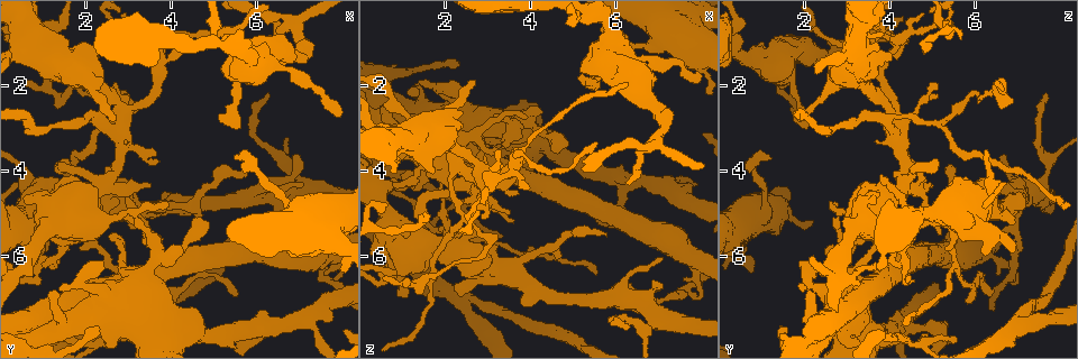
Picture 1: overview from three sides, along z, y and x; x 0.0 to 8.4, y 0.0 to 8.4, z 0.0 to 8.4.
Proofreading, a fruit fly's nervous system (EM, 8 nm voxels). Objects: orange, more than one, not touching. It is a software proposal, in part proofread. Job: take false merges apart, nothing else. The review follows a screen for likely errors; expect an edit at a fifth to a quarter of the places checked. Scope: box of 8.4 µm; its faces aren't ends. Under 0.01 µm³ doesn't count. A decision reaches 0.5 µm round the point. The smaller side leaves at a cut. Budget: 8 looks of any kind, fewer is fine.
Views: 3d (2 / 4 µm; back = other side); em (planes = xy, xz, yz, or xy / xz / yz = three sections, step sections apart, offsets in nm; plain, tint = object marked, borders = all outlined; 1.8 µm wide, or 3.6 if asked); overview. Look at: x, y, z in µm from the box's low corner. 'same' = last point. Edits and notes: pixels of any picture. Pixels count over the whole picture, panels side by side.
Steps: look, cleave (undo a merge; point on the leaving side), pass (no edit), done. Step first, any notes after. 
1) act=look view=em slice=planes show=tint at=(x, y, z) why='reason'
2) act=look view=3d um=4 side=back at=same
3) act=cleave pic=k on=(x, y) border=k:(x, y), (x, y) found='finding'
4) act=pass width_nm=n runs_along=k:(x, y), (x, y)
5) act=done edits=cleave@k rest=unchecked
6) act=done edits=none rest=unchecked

act=look view=em slice=yz step=16 show=tint at=(7.75, 6.60, 6.95) why='sharp bend'

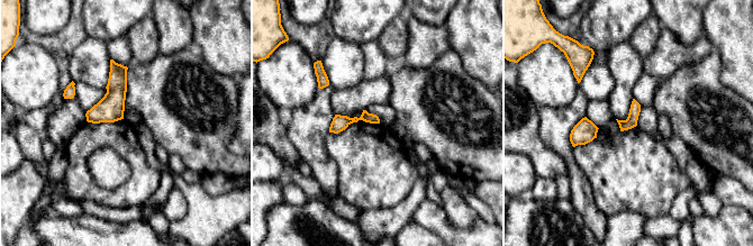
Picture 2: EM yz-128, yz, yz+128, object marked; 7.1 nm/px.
act=look view=em slice=planes show=tint at=same why='cut it another way'

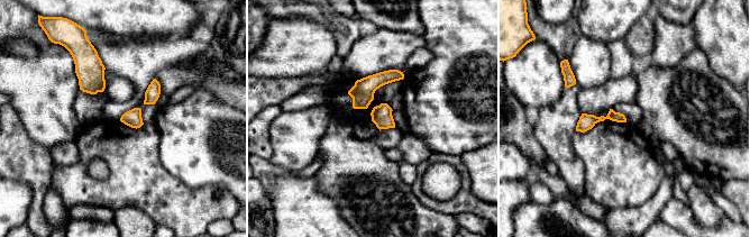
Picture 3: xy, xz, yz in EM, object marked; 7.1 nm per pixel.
act=cleave pic=3 on=(618, 117) border=3:(614, 111), (607, 118) found='a second neuron is stuck on'

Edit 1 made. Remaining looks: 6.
act=look view=3d um=4 at=(6.85, 4.90, 1.05) why='thick turns thin'

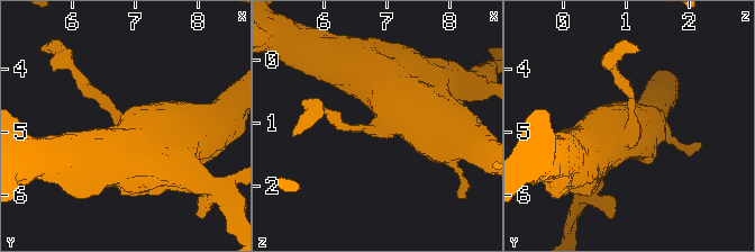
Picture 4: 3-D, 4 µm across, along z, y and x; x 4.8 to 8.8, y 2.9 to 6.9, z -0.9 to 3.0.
act=look view=em um=3.6 slice=xy step=4 show=tint at=(6.85, 4.95, 1.05)

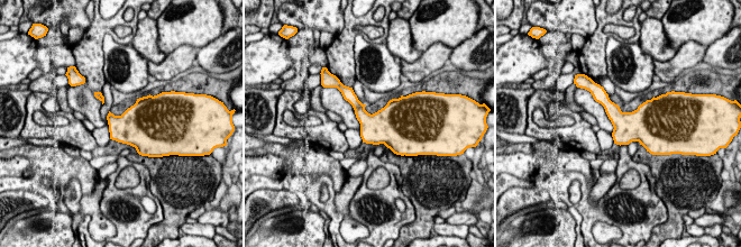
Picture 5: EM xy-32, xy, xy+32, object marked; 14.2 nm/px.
act=pass width_nm=420 found='one neuron here'

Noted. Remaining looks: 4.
act=look view=3d um=2 at=(2.50, 7.55, 7.00) why='thick turns thin'

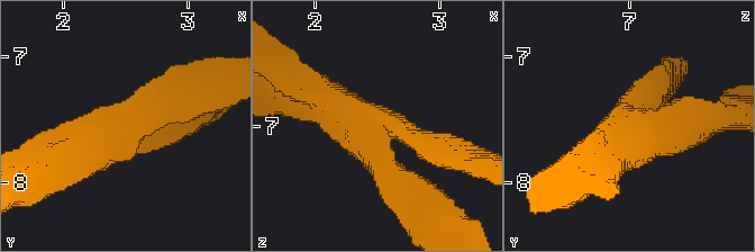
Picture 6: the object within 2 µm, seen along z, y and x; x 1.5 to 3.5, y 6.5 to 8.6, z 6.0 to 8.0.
act=look view=em um=3.6 slice=xy step=8 show=tint at=(2.48, 7.56, 7.04) arms=3 arm_widths_nm=220,280,380 why='need the tissue'

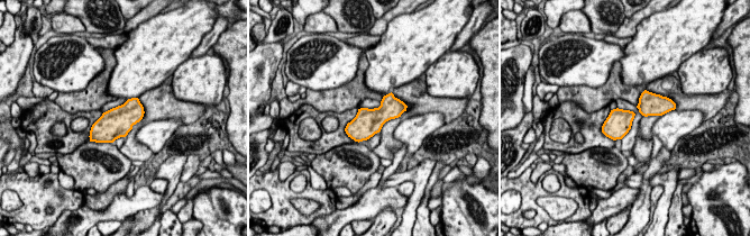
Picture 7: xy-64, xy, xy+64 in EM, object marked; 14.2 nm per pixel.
act=look view=em um=3.6 slice=planes show=tint at=same

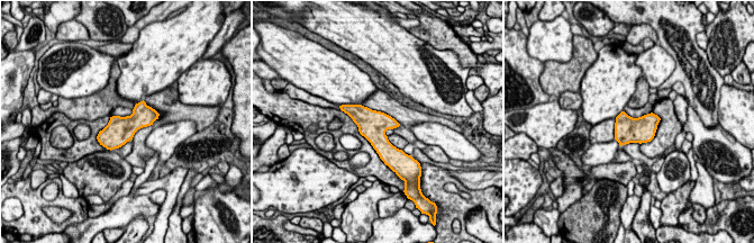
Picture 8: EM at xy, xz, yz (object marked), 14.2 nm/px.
act=pass found='one neuron here'

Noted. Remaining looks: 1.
act=done edits=cleave@3 rest=unchecked

